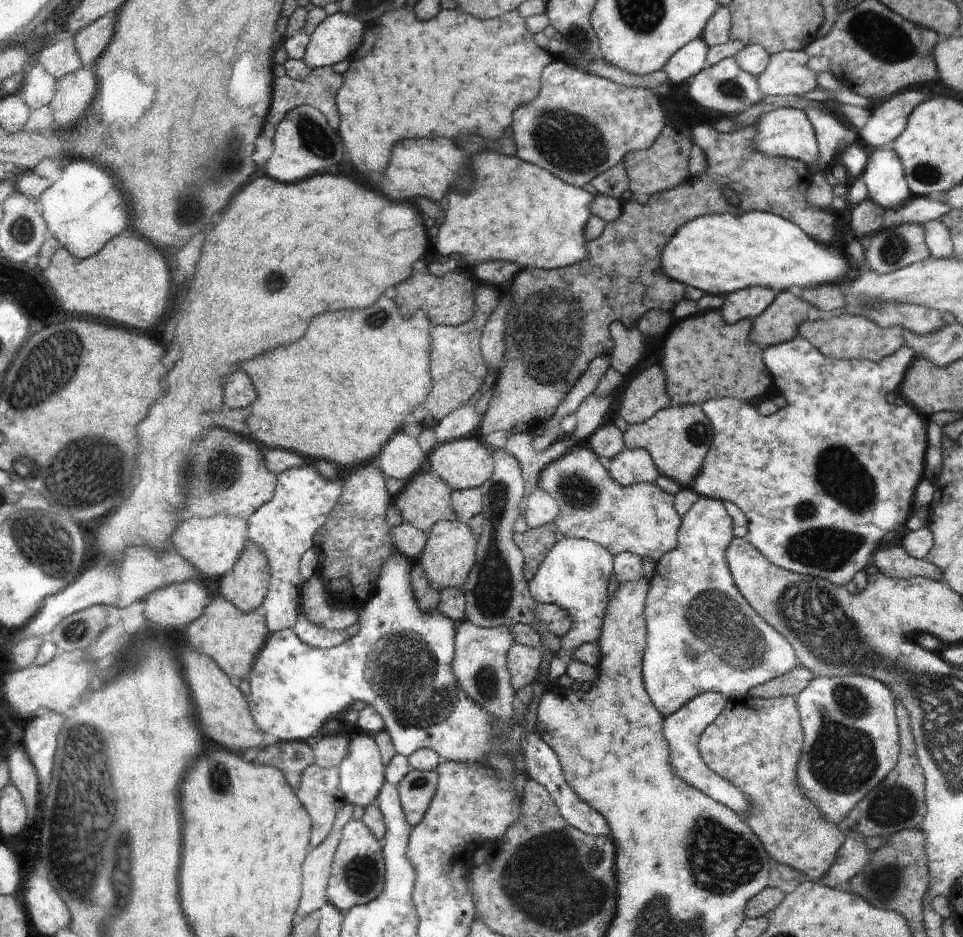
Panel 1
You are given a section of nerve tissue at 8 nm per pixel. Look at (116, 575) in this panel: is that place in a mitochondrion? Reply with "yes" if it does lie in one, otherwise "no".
no

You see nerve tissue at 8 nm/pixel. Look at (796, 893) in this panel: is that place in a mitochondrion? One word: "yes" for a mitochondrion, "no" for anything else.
no

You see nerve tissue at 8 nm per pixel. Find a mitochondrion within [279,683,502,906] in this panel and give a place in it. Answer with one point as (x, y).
(362, 874)

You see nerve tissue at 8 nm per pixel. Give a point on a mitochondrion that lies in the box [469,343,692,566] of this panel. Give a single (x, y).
(579, 492)

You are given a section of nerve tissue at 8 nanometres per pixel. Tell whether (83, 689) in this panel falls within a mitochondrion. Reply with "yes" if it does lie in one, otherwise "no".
no

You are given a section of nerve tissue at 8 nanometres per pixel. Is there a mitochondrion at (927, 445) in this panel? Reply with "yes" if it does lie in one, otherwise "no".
no

